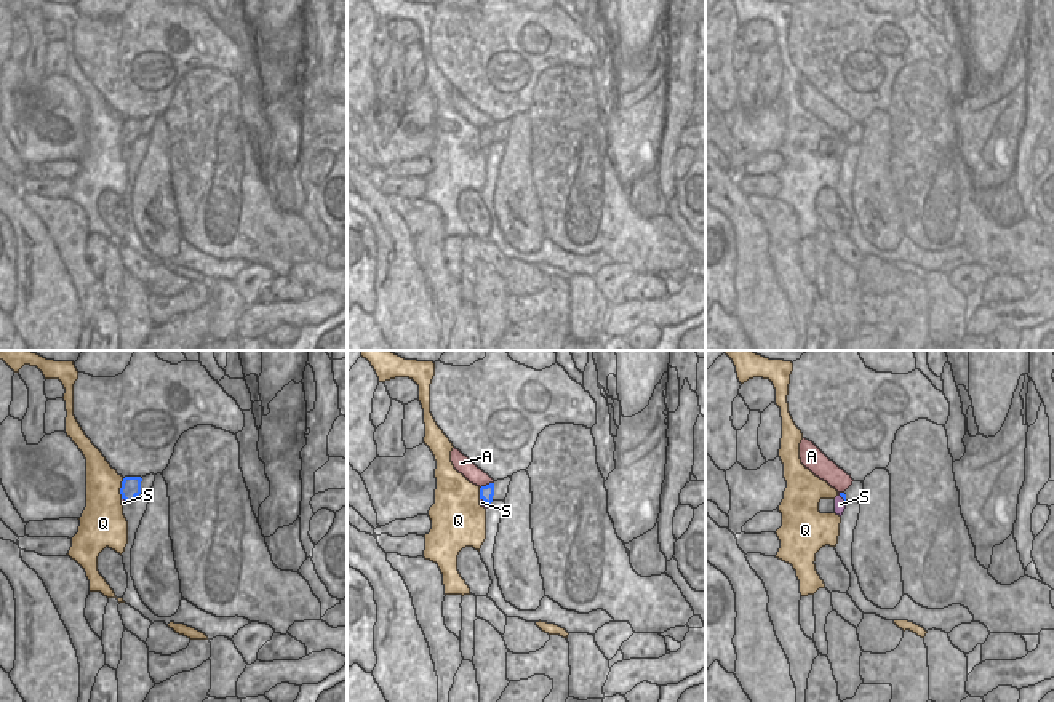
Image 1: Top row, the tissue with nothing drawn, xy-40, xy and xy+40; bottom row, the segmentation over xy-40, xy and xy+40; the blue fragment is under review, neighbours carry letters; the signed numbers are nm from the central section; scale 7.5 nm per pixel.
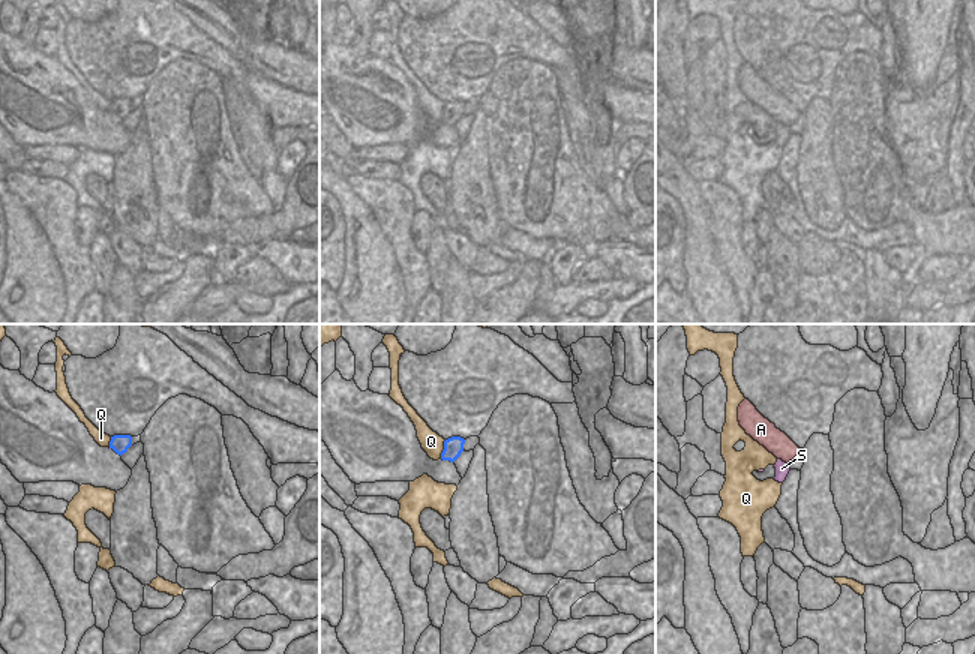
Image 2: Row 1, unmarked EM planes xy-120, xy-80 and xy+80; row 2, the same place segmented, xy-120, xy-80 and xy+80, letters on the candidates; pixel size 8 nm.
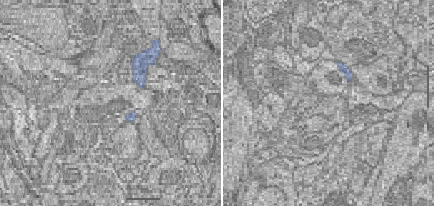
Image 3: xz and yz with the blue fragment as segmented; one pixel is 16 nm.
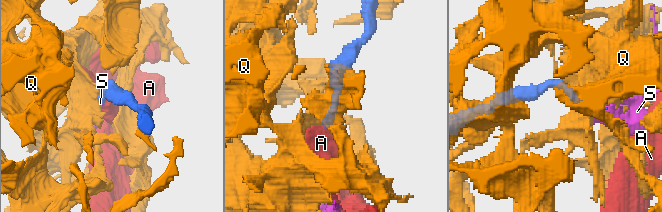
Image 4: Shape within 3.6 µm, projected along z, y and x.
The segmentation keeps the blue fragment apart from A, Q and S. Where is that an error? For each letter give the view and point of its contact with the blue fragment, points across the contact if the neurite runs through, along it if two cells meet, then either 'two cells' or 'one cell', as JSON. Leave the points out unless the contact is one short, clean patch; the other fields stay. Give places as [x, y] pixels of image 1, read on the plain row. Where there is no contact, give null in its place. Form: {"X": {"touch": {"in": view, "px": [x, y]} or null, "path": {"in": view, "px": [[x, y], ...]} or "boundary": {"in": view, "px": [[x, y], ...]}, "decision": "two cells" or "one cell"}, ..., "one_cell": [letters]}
{"A": {"touch": {"in": "xy", "px": [487, 127]}, "boundary": {"in": "xy", "px": [[493, 123], [480, 130]]}, "decision": "two cells"}, "Q": {"touch": {"in": "xy-40", "px": [120, 130]}, "decision": "two cells"}, "S": {"touch": {"in": "xy+40", "px": [842, 138]}, "decision": "two cells"}, "one_cell": []}

